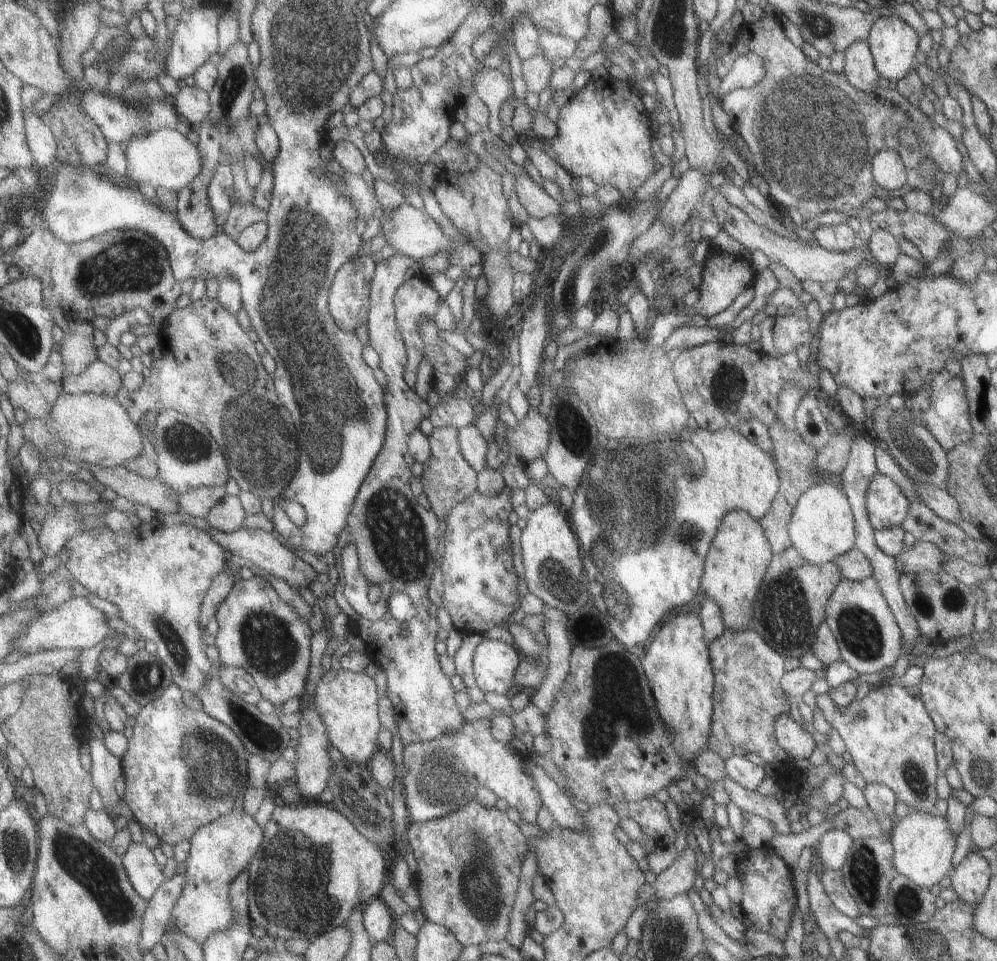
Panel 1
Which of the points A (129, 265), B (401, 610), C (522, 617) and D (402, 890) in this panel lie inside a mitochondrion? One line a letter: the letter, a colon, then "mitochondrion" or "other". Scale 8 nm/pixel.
A: mitochondrion
B: other
C: other
D: other

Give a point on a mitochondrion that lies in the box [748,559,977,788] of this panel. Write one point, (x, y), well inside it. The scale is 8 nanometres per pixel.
(783, 614)

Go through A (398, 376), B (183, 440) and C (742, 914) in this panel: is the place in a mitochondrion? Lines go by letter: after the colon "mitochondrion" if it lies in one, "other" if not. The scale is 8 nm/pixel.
A: other
B: mitochondrion
C: other

